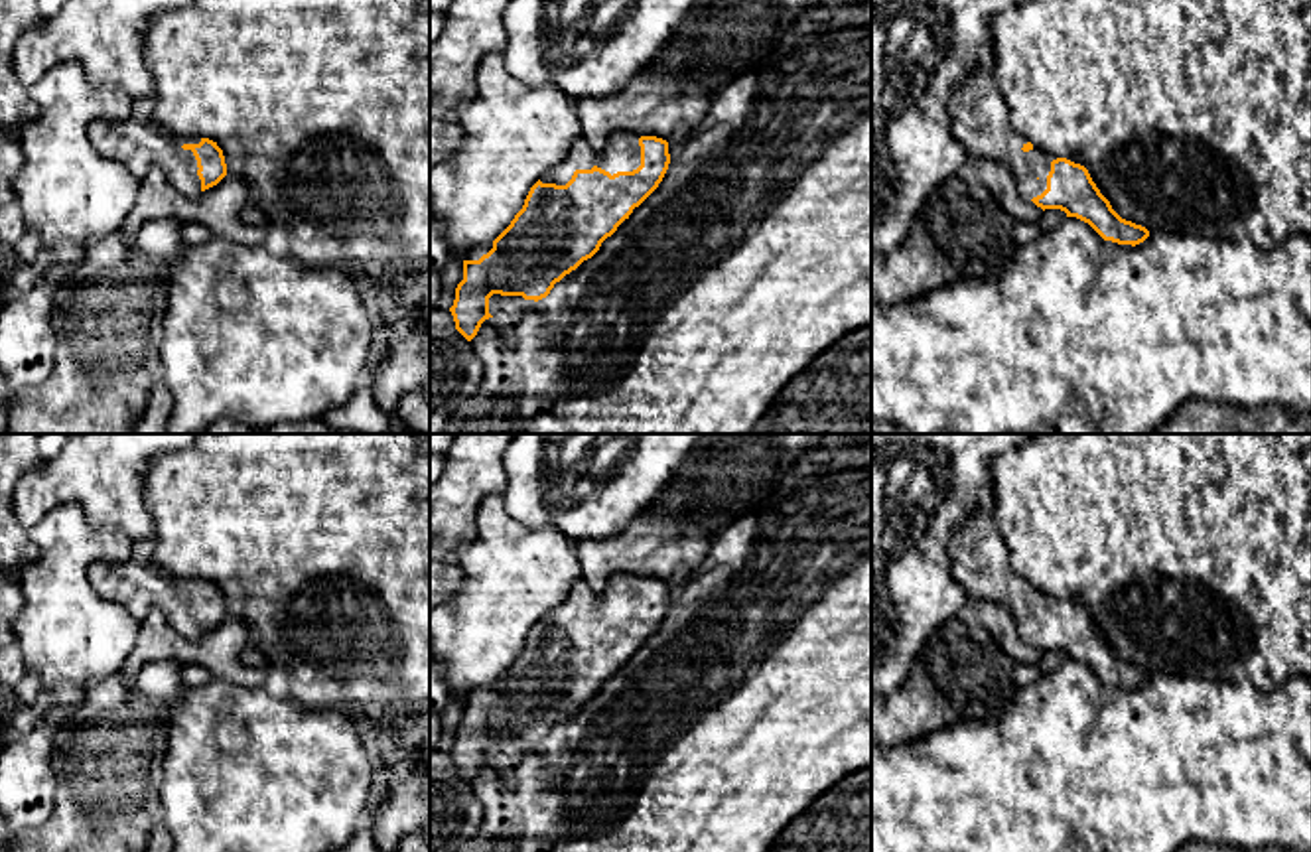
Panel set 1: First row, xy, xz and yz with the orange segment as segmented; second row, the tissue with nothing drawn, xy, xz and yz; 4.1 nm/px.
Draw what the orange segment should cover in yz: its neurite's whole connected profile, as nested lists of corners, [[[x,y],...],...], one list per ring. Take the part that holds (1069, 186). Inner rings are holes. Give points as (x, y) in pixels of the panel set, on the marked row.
[[[990,69],[974,71],[956,87],[948,116],[950,130],[968,156],[1005,164],[1021,195],[1043,211],[1061,209],[1118,245],[1136,247],[1149,237],[1145,227],[1112,209],[1084,166],[1047,154],[1013,130],[1009,106]]]

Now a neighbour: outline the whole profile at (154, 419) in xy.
[[[156,379],[150,385],[148,404],[130,434],[168,434],[172,404],[173,398],[170,389]]]

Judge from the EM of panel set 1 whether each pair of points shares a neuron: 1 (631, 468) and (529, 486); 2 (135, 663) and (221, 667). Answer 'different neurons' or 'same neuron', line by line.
1: same neuron
2: same neuron

